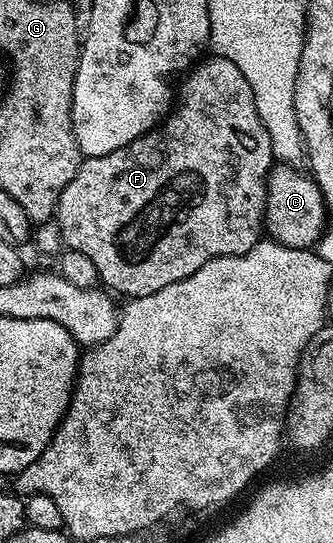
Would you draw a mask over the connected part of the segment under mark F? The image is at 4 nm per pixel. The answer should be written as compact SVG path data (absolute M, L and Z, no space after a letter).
M218 57L210 58L196 62L182 76L177 87L177 102L160 126L153 131L146 131L140 139L113 153L105 153L105 157L84 158L79 164L73 181L69 181L69 185L65 185L65 189L59 193L57 226L62 235L62 242L70 250L85 253L85 257L89 257L89 261L97 265L100 284L110 289L116 296L123 295L122 297L127 299L140 299L149 293L157 293L157 289L165 289L165 285L173 285L189 277L189 273L197 273L197 269L201 269L205 261L217 257L244 255L264 238L263 214L267 208L267 176L273 166L269 133L265 125L261 125L261 117L253 101L253 89L249 89L249 81L245 81L245 73L241 73L241 69L233 65L233 61Z

